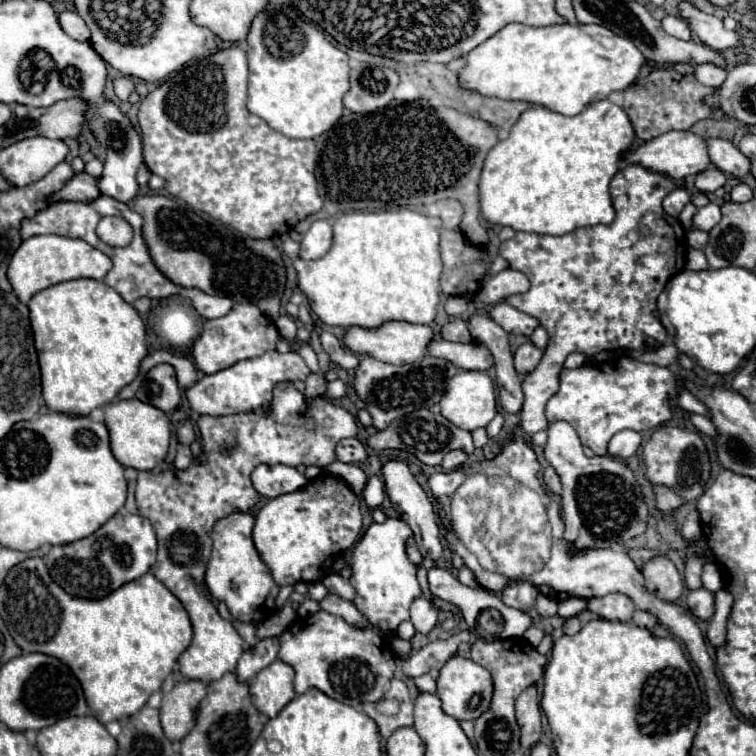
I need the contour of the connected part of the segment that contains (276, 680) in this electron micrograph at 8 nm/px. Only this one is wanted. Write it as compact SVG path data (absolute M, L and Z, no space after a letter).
M276 660L264 670L260 670L256 678L248 682L252 702L260 714L274 718L278 710L282 710L282 706L286 706L286 702L290 702L296 696L294 686L292 686L294 674L296 672L290 664Z

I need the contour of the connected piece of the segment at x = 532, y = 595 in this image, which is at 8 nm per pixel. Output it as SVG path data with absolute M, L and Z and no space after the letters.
M526 580L510 582L502 590L502 602L506 606L512 606L512 608L522 610L522 612L528 612L534 606L536 596L538 596L538 590L530 582L526 582Z

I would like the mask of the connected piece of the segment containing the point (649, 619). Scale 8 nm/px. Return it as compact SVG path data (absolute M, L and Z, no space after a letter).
M636 610L632 622L634 622L636 626L648 628L648 630L654 630L654 628L658 626L658 618L656 618L654 614L650 614L650 612L644 612L644 610Z

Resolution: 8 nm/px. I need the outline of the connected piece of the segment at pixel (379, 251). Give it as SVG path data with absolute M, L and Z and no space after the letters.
M380 210L380 212L350 212L350 214L340 214L334 220L334 244L330 252L318 260L298 260L294 262L294 268L298 272L298 288L306 294L312 312L328 326L340 326L340 328L378 328L390 320L406 320L410 324L432 324L436 316L436 308L440 304L440 274L442 274L442 256L440 256L440 218L428 218L424 214L412 212L412 210Z

